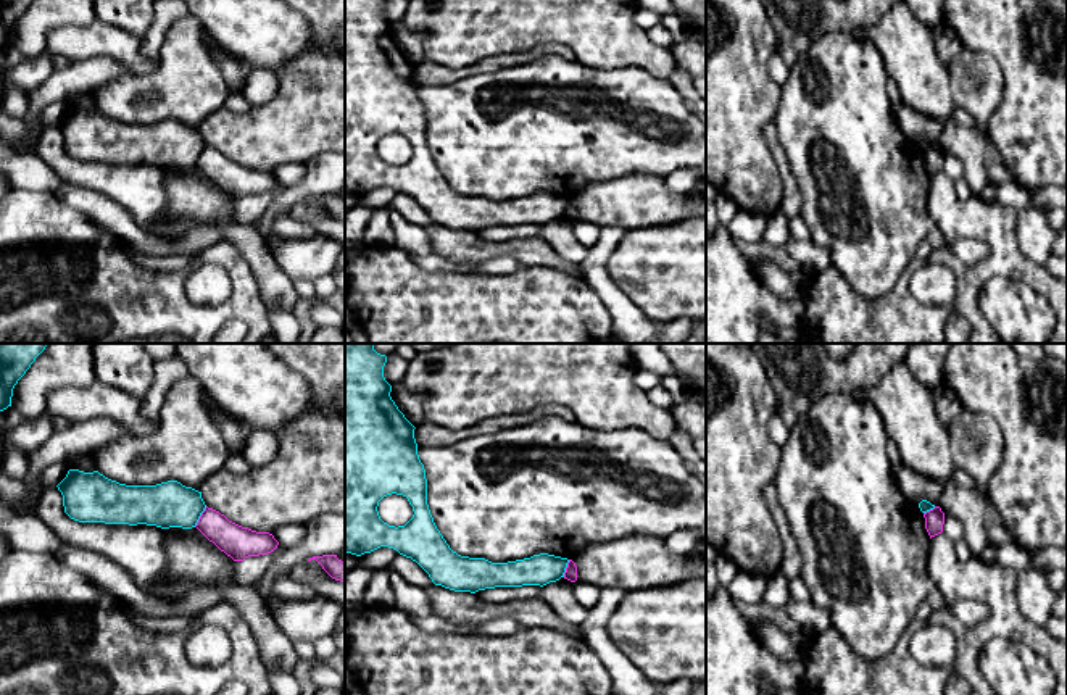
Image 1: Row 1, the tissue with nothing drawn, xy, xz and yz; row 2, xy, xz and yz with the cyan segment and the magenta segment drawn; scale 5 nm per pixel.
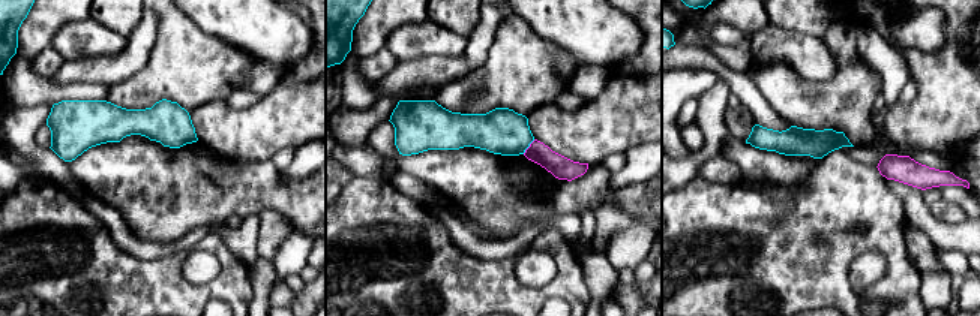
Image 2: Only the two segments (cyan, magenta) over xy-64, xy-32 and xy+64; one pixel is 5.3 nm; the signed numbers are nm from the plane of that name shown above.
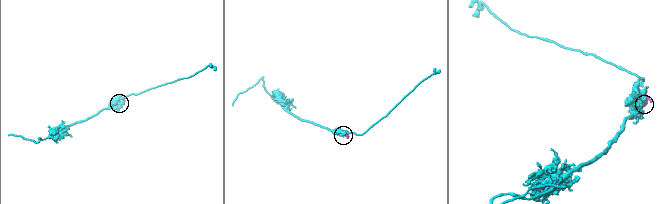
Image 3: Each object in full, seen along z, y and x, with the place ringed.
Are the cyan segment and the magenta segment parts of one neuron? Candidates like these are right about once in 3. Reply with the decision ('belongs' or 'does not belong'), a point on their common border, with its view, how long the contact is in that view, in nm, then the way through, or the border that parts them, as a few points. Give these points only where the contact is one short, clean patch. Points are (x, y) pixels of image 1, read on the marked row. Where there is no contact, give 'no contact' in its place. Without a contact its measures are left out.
does not belong; meets cyan in xy at (200, 515); contact 120 nm long; border along xy (207, 507), (194, 526)

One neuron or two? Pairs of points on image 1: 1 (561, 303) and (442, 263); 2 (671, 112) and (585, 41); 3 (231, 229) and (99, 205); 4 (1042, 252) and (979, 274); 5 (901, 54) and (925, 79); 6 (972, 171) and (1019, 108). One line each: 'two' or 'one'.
1: two
2: two
3: one
4: two
5: one
6: two

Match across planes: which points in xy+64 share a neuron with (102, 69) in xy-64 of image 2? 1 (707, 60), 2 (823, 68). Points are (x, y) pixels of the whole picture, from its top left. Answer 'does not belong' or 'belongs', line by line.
1: does not belong
2: belongs

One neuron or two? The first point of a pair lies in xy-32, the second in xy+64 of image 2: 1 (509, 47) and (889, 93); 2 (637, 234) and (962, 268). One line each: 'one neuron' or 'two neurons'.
1: two neurons
2: two neurons

